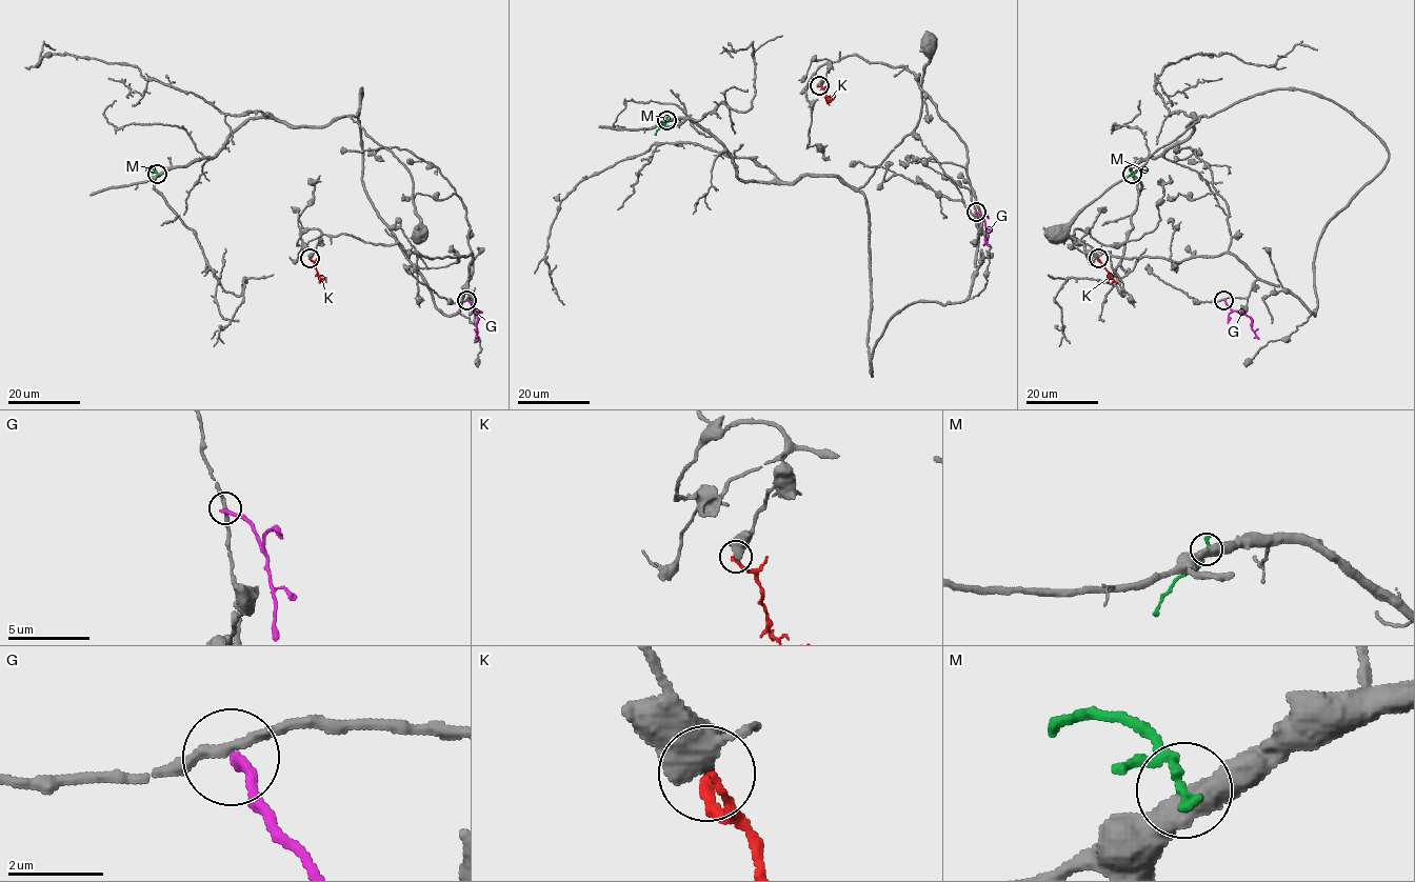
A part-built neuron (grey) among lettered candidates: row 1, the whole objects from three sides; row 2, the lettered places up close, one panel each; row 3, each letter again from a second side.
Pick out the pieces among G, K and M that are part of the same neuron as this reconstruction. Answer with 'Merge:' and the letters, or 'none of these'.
Merge: none of these

